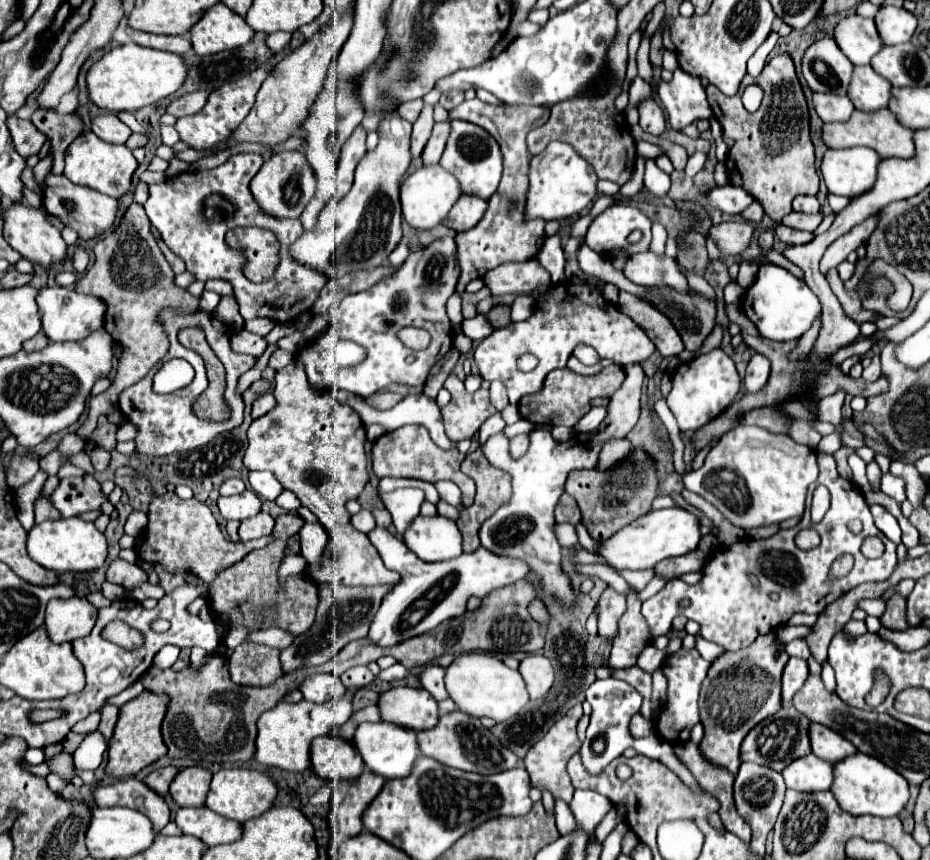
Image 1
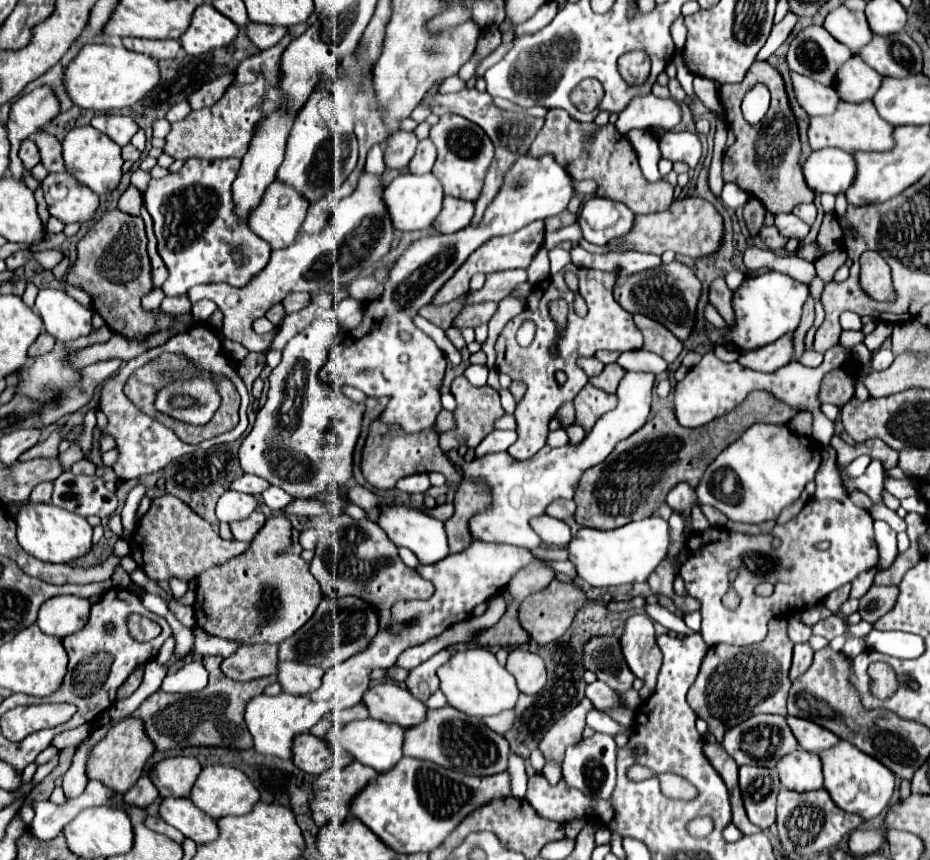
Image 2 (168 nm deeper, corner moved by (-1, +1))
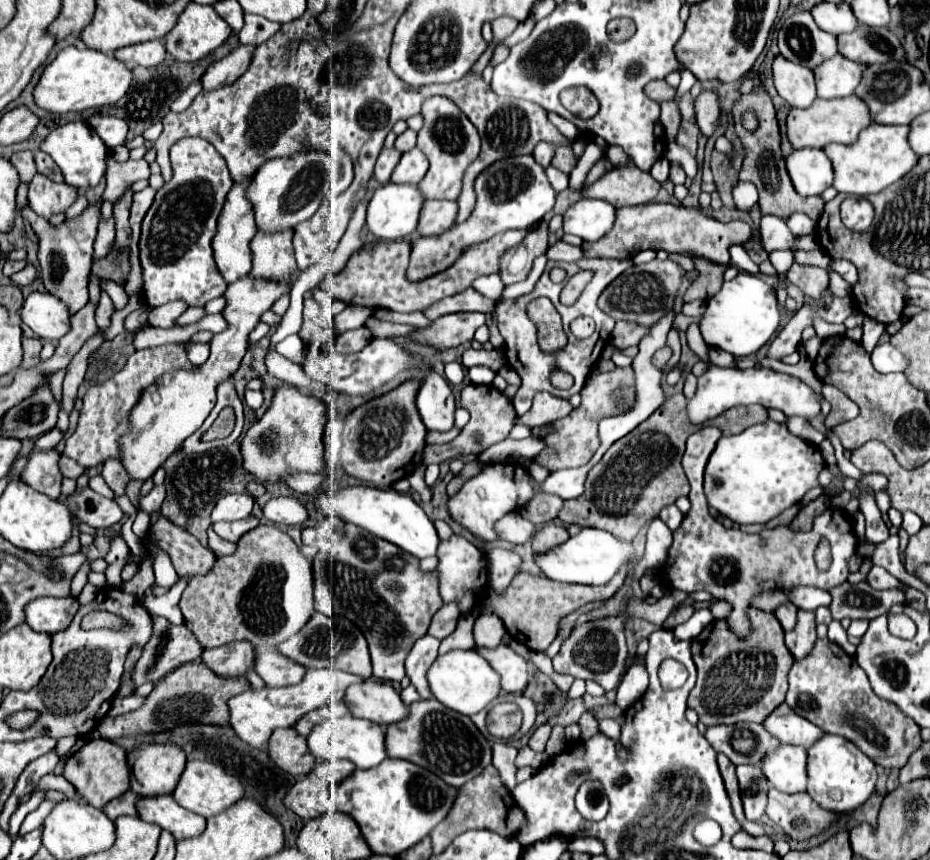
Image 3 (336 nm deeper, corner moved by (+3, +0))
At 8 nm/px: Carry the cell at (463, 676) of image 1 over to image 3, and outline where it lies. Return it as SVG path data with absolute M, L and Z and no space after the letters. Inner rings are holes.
M452 650L444 656L438 656L426 672L426 680L432 696L466 716L474 716L484 710L500 692L500 676L490 668L490 664L478 656L476 650Z

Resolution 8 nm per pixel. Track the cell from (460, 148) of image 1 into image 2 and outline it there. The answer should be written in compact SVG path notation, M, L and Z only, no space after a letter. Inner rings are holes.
M442 115L440 121L430 129L430 139L438 147L438 159L432 173L438 175L438 179L442 181L446 195L476 201L494 159L492 141L484 135L482 127L470 123L460 115Z

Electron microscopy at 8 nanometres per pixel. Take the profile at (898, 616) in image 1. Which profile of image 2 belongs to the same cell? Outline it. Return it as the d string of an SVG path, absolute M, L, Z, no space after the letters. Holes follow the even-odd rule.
M872 585L870 591L860 599L860 609L858 613L862 615L864 621L878 621L882 615L894 609L898 601L898 587L876 587Z

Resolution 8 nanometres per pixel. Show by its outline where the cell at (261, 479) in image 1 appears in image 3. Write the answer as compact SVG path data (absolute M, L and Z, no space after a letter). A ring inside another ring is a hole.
M272 498L264 506L264 516L274 524L286 524L286 526L298 526L306 520L306 508L296 498Z

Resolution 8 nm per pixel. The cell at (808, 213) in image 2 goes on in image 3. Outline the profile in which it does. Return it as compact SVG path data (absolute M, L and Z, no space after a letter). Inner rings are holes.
M794 214L794 216L790 216L788 226L790 226L792 234L796 234L796 236L804 236L804 234L810 234L810 232L816 230L816 222L810 220L810 218L806 218L804 214Z

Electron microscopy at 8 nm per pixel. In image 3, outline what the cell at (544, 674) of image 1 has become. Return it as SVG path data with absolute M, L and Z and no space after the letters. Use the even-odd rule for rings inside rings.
M500 644L498 648L476 648L482 658L500 674L500 686L506 692L522 692L530 680L528 664L510 646Z

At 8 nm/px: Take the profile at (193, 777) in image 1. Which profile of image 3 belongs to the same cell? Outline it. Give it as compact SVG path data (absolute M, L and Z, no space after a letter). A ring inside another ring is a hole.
M142 742L126 752L126 760L130 766L130 774L132 774L130 790L136 792L138 796L172 794L178 784L178 776L184 772L184 766L186 766L186 754L182 752L182 748L170 746L170 744Z

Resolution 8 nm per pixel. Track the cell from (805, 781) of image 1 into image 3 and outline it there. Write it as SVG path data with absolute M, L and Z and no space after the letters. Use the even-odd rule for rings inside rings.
M780 744L762 758L762 772L768 782L788 794L806 790L806 750Z

